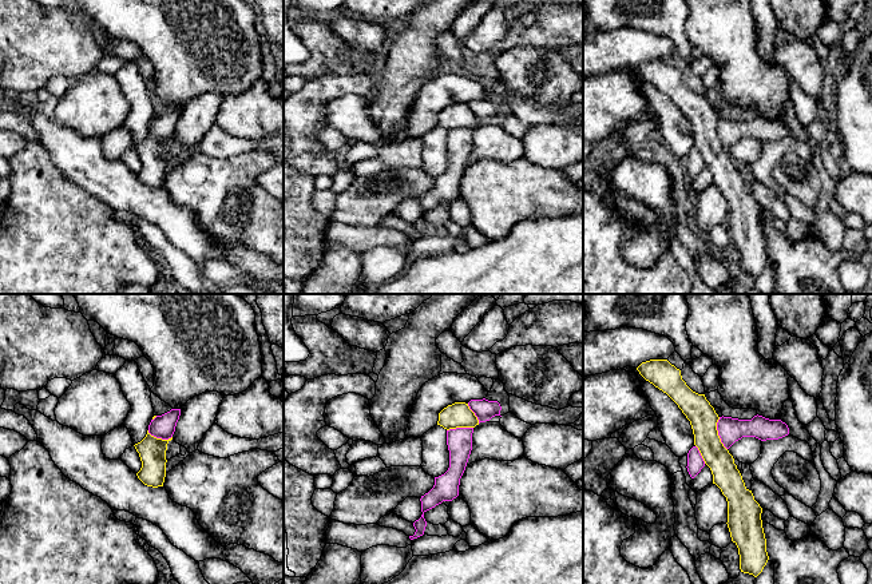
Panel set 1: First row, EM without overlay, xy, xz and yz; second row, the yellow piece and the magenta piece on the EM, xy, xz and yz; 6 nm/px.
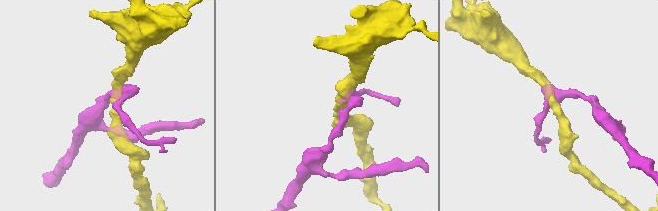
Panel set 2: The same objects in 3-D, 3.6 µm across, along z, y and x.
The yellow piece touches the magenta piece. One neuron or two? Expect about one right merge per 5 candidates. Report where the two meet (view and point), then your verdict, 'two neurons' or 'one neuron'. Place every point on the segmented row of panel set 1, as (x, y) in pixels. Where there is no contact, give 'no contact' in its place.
meets yellow in yz at (717, 433); two neurons

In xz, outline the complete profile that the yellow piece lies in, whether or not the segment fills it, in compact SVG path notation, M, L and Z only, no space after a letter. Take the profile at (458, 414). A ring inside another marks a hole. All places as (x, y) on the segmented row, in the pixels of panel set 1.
M465 402L448 405L439 413L437 425L444 429L475 428L479 420Z

